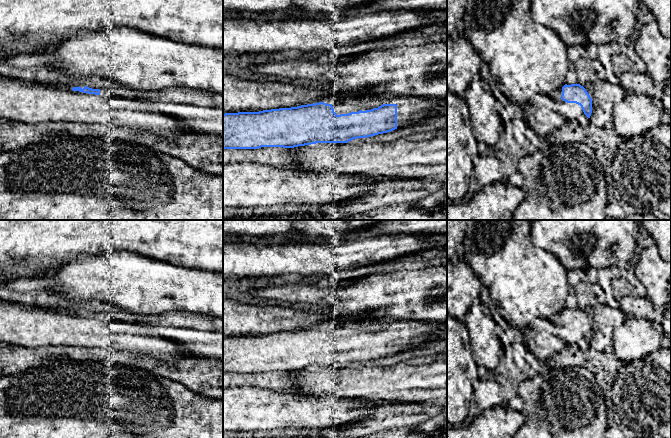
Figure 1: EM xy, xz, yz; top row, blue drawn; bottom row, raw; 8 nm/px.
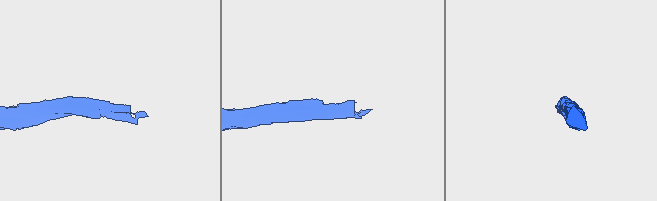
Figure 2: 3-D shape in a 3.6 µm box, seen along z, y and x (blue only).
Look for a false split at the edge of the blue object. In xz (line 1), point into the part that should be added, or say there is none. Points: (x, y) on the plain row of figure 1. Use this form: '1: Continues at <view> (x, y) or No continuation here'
1: Continues at xz (410, 333)

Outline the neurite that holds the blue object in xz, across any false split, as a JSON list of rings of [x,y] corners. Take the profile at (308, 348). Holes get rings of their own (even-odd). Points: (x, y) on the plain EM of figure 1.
[[[403,320],[399,322],[392,322],[387,324],[372,324],[368,322],[346,322],[340,326],[326,323],[323,326],[301,329],[291,332],[279,332],[271,334],[263,334],[259,336],[238,336],[238,337],[225,337],[223,338],[223,373],[258,373],[261,371],[283,371],[294,372],[298,370],[311,369],[316,367],[348,367],[349,365],[357,362],[366,362],[391,356],[397,352],[405,351],[408,347],[412,348],[418,345],[425,344],[432,339],[443,329],[442,325],[435,322]]]

